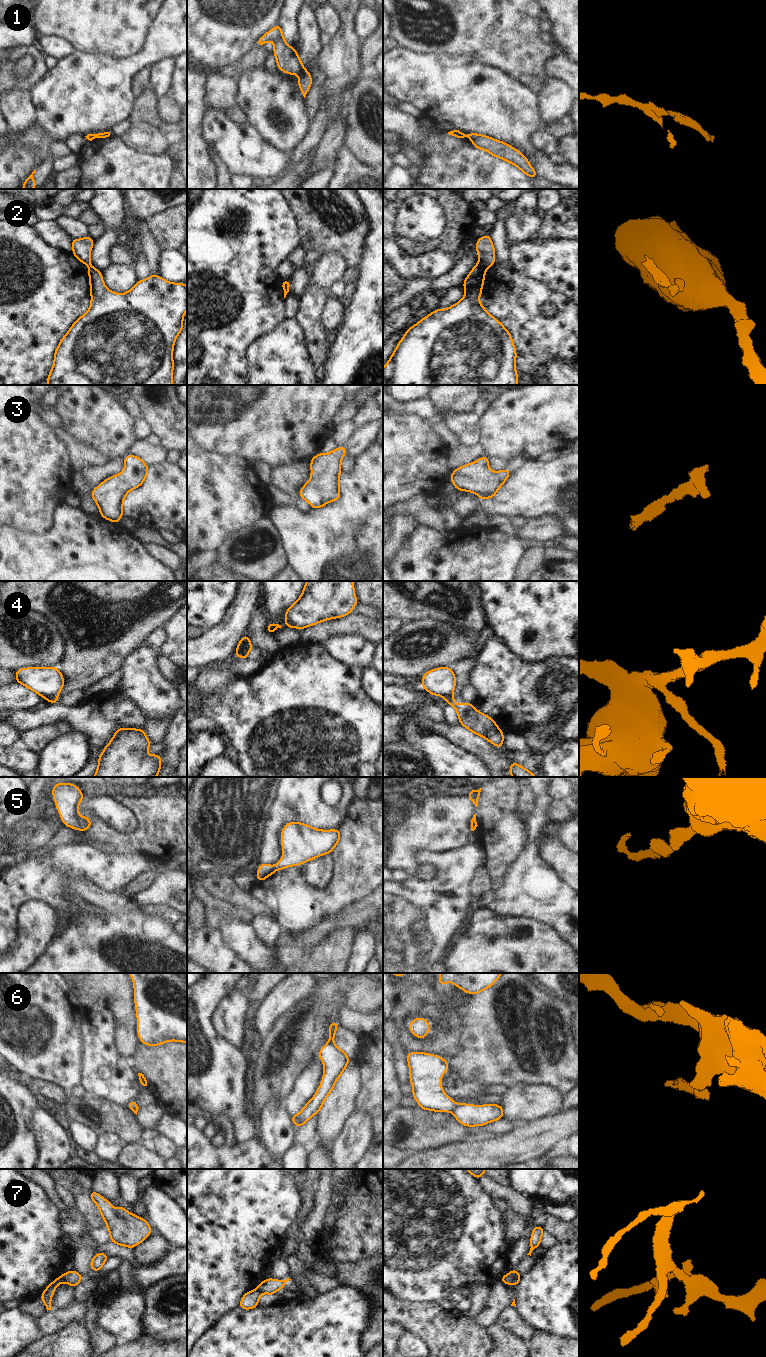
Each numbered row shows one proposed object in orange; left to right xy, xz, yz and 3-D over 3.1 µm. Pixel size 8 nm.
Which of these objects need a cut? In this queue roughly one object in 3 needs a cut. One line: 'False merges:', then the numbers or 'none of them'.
False merges: 1, 2, 4, 6, 7

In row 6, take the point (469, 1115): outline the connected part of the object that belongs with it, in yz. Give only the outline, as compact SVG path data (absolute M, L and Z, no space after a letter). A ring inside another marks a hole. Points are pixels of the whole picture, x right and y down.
M459 1103L452 1111L457 1121L468 1128L483 1126L503 1118L504 1111L499 1104L470 1105Z

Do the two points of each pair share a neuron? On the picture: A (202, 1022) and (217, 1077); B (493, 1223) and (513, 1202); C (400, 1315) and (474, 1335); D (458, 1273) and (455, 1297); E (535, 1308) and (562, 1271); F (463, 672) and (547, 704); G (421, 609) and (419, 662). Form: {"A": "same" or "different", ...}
{"A": "same", "B": "different", "C": "same", "D": "different", "E": "same", "F": "different", "G": "different"}

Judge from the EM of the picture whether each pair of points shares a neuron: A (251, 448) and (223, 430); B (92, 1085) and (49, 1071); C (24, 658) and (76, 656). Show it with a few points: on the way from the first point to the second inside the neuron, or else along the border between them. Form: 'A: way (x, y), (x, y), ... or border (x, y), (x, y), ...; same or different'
A: way (244, 441), (233, 430), (230, 430); same
B: border (84, 1059), (83, 1081), (81, 1083); different
C: border (61, 634), (64, 655), (55, 666); different

